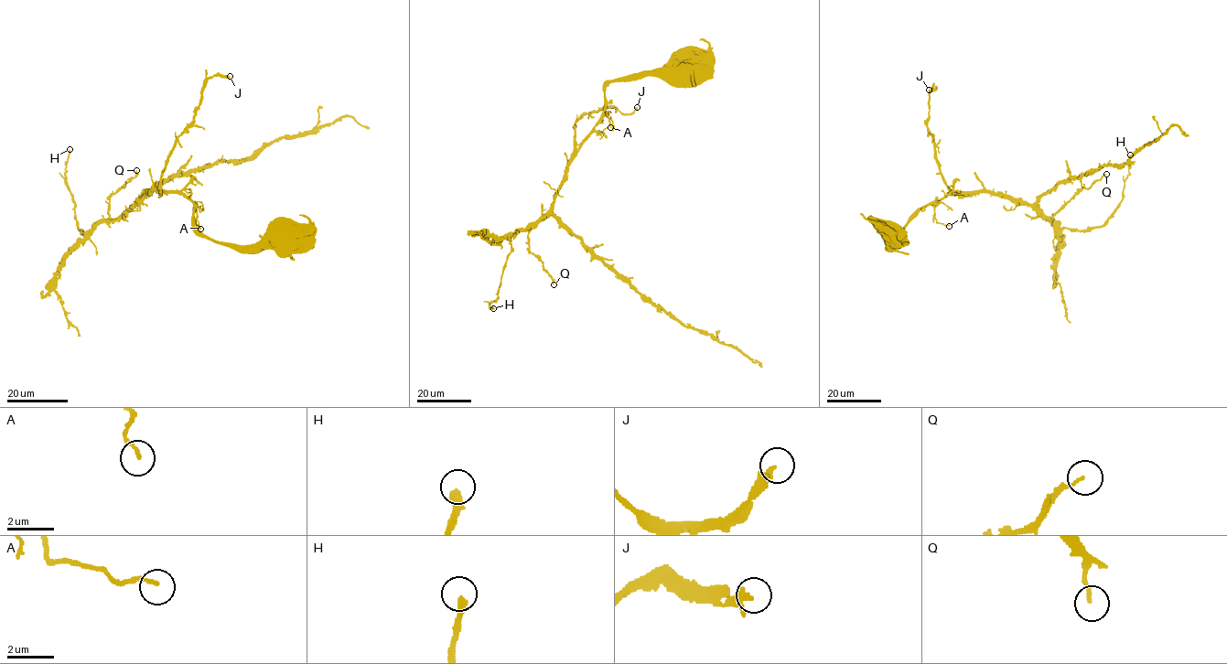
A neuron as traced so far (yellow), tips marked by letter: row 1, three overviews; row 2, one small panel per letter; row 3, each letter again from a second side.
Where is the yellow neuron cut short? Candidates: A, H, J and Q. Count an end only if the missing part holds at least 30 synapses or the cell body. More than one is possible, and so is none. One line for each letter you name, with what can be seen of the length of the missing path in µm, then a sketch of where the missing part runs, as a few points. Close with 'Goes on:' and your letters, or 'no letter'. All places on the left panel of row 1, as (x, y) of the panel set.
Goes on: no letter

